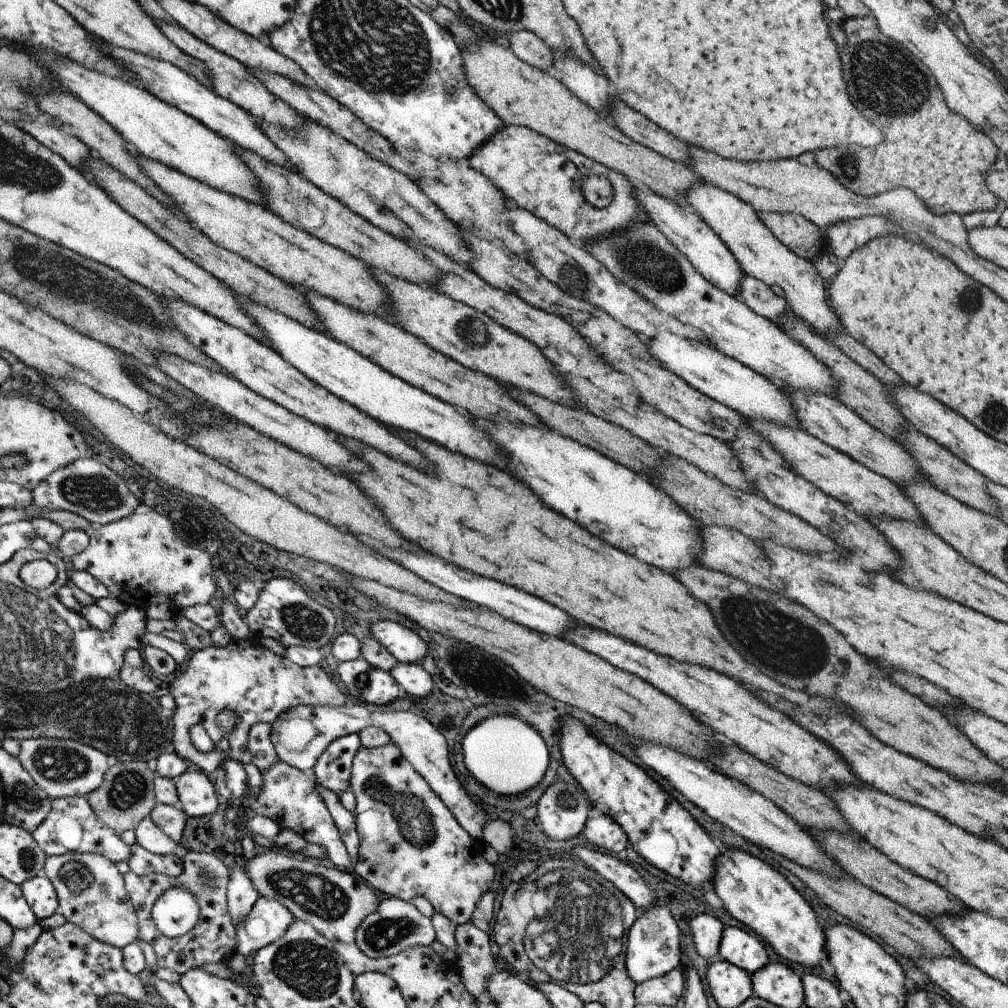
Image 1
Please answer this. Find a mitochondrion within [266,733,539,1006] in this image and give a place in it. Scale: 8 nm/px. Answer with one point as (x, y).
(305, 967)

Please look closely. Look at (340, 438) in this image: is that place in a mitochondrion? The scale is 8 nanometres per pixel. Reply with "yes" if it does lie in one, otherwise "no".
no

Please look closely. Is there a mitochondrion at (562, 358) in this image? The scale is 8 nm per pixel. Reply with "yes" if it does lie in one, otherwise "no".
no

